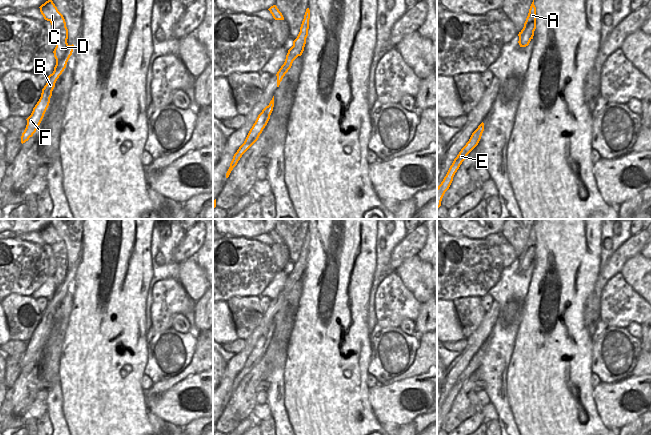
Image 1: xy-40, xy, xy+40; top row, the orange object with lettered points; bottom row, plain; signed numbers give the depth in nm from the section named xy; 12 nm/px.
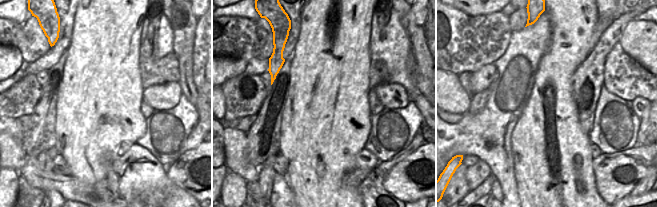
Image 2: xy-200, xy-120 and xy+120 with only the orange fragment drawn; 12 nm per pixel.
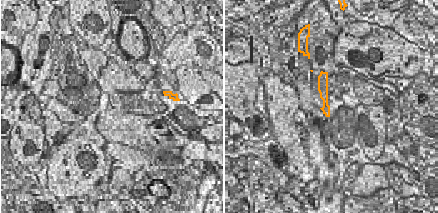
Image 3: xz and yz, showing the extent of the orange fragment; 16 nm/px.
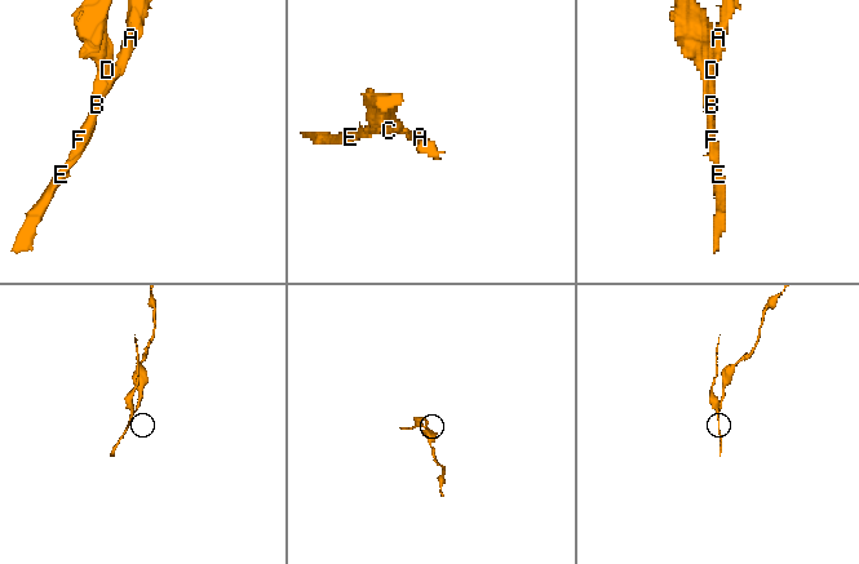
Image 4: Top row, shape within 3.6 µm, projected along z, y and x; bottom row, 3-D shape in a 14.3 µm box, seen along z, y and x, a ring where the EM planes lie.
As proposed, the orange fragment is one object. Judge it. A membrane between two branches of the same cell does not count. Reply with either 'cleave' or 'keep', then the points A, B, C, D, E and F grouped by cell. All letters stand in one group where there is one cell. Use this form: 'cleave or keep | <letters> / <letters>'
cleave | A / B C D E F

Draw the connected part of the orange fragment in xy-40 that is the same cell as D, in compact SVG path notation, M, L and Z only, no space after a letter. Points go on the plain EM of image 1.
M51 223L46 225L39 232L44 243L51 247L54 259L56 261L56 271L53 275L54 281L56 283L56 289L54 291L53 297L48 300L48 305L42 313L39 325L33 332L31 339L26 343L27 349L21 360L22 368L33 360L38 350L40 349L49 330L55 307L66 292L67 286L74 273L73 268L69 269L67 267L68 253L66 251L66 246L63 239L58 235L53 225Z

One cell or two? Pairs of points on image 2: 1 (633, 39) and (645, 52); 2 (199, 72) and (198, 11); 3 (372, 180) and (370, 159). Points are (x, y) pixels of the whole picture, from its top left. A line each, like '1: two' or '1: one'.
1: one
2: two
3: two

